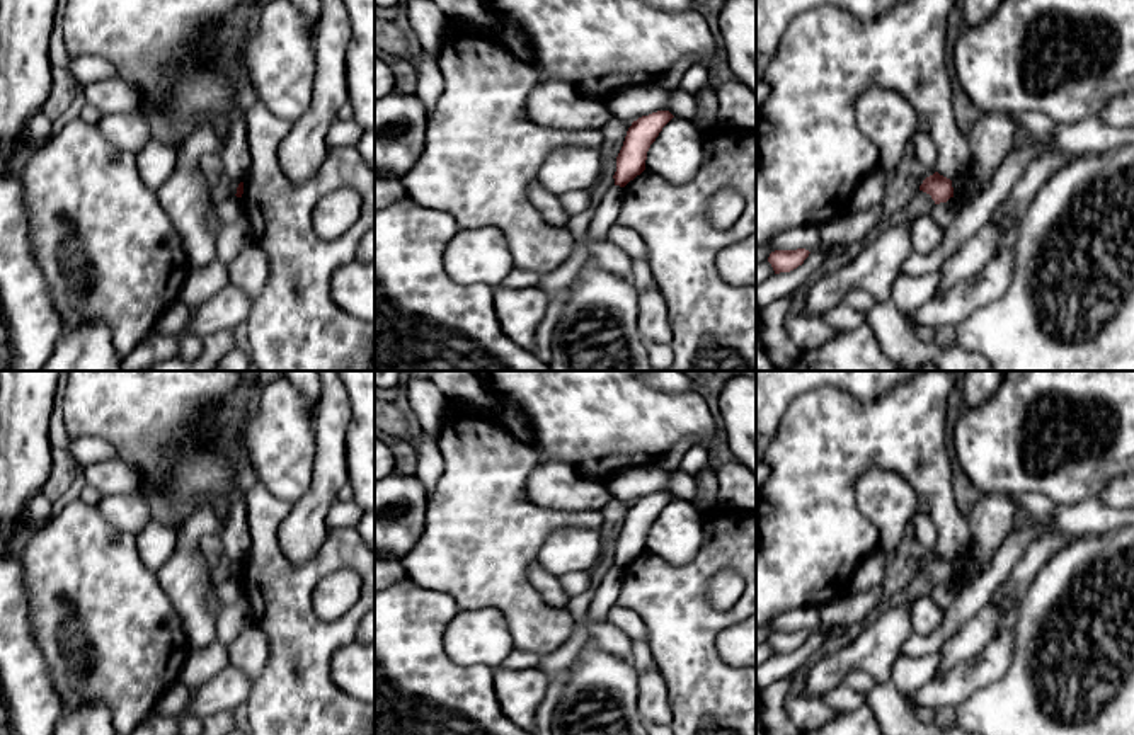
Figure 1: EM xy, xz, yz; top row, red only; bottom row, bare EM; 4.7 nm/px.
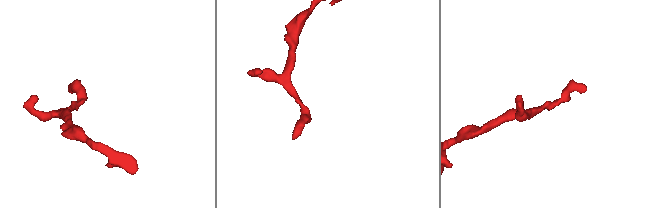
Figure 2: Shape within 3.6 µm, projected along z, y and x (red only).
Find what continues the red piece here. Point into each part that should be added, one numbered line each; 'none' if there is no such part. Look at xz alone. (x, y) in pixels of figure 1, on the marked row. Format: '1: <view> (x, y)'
none

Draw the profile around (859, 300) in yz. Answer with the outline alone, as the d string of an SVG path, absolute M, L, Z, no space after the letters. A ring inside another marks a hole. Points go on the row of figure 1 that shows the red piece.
M855 289L845 296L845 305L848 305L850 308L853 308L856 311L865 313L875 305L875 299L870 293Z

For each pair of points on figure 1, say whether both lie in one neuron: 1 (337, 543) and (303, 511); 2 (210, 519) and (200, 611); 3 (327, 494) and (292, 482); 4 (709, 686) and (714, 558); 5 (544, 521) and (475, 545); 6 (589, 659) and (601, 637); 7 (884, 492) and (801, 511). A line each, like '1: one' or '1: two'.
1: two
2: one
3: two
4: one
5: one
6: two
7: two

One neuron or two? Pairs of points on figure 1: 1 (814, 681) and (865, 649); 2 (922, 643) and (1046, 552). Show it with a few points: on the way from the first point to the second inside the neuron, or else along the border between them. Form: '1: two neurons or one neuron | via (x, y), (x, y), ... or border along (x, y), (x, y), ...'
1: one neuron | via (826, 672), (843, 657), (853, 654)
2: two neurons | border along (1029, 546), (1010, 577), (990, 599)

